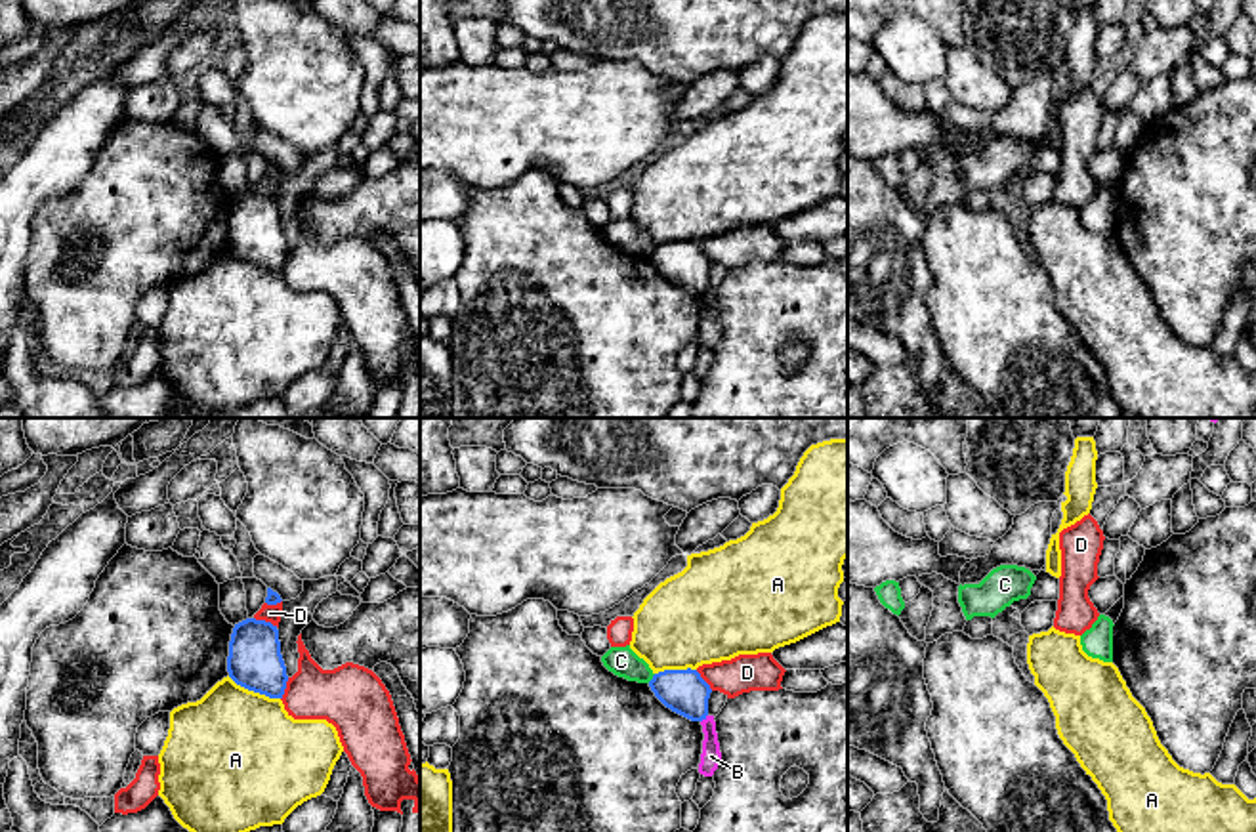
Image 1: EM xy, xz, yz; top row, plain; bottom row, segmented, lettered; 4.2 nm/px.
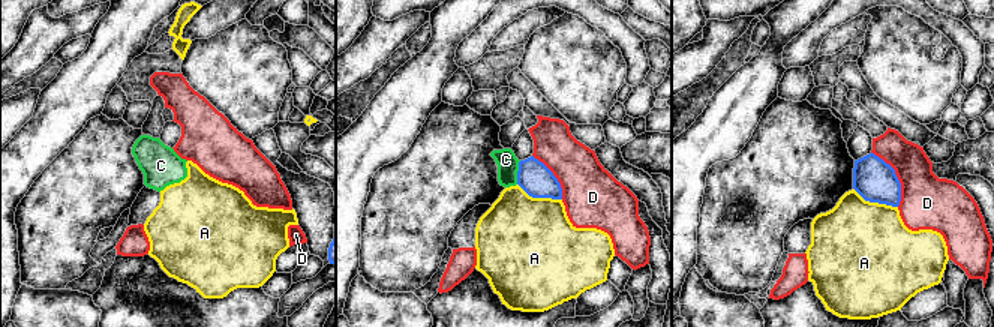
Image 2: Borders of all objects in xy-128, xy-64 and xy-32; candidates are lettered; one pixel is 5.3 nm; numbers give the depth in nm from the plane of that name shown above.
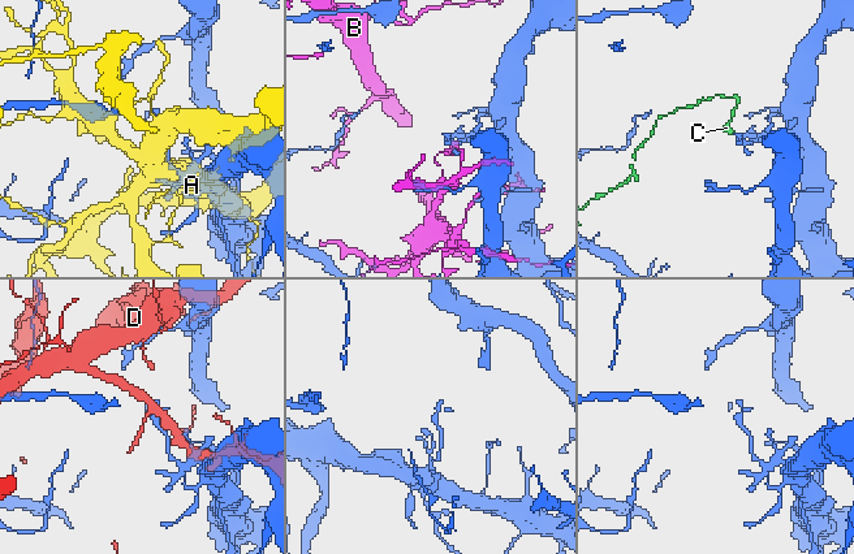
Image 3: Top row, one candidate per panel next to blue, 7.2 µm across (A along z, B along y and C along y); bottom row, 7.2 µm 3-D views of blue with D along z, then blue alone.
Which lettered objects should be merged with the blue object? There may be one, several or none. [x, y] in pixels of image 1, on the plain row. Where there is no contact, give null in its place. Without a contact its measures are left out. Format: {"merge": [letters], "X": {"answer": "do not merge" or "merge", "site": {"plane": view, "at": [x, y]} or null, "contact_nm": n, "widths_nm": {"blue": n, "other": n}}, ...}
{"merge": [], "A": {"answer": "do not merge", "site": {"plane": "xy", "at": [254, 264]}, "contact_nm": 240, "widths_nm": {"blue": 220, "other": 500}}, "B": {"answer": "do not merge", "site": {"plane": "xz", "at": [705, 291]}, "contact_nm": 50, "widths_nm": {"blue": 190, "other": 90}}, "C": {"answer": "do not merge", "site": {"plane": "xz", "at": [653, 250]}, "contact_nm": 50, "widths_nm": {"blue": 190, "other": 120}}, "D": {"answer": "do not merge", "site": {"plane": "xy", "at": [266, 195]}, "contact_nm": 110, "widths_nm": {"blue": 220, "other": 80}}}

